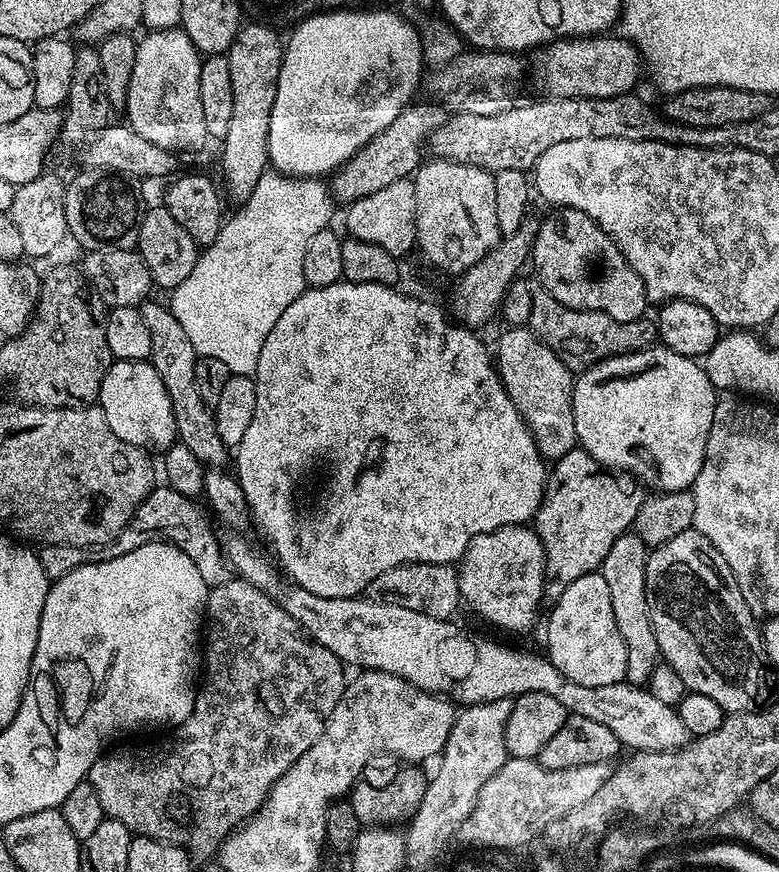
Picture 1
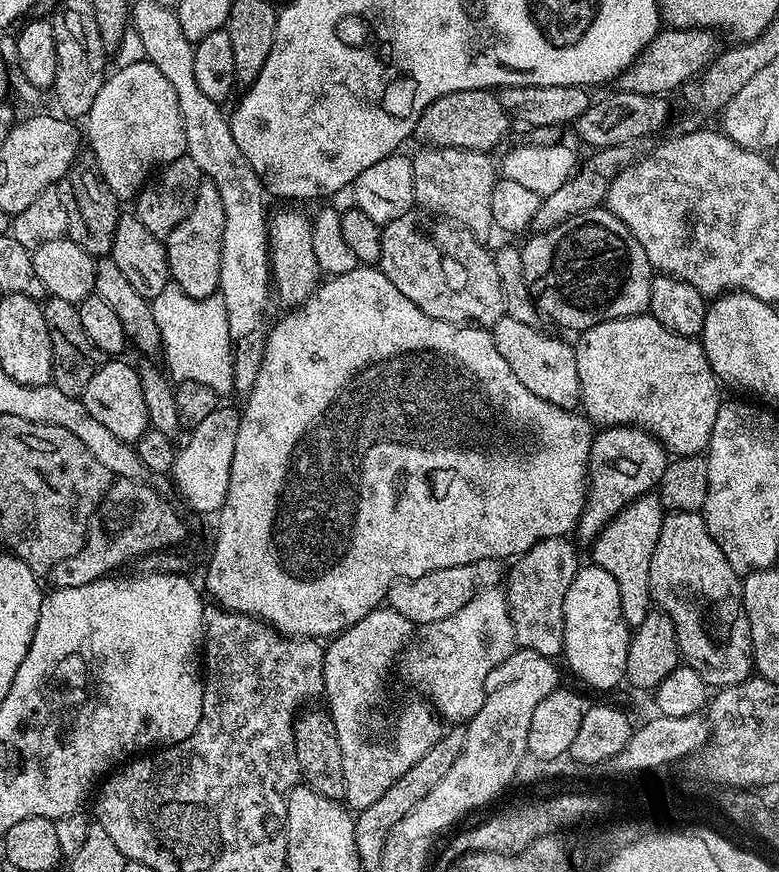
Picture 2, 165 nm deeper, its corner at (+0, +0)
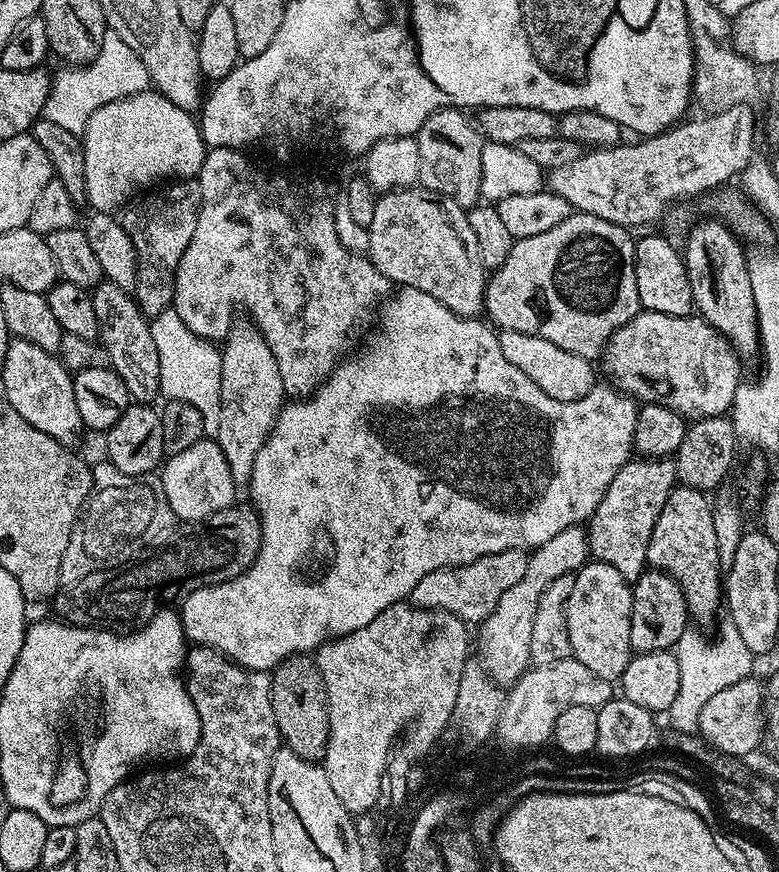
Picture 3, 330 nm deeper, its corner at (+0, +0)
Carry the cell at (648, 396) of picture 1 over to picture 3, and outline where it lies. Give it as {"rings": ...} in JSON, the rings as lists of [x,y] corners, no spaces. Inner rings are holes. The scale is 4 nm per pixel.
{"rings":[[[642,310],[608,339],[603,360],[609,376],[605,377],[620,391],[646,404],[670,406],[689,422],[725,415],[742,383],[741,357],[699,314],[675,316]]]}

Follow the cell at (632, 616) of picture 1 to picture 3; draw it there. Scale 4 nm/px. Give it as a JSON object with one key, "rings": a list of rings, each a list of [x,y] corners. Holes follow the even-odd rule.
{"rings":[[[632,458],[614,474],[614,482],[606,486],[598,510],[587,521],[588,550],[593,561],[614,566],[622,578],[637,580],[649,567],[648,547],[650,534],[654,534],[654,522],[666,506],[673,488],[677,487],[676,466],[668,458]]]}

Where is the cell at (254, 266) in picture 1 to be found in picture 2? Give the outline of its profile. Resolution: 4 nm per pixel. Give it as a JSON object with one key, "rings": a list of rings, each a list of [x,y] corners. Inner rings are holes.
{"rings":[[[170,282],[150,303],[154,322],[158,322],[162,364],[167,375],[176,382],[202,382],[202,386],[210,386],[220,398],[233,395],[232,339],[223,297],[217,294],[195,300]]]}

